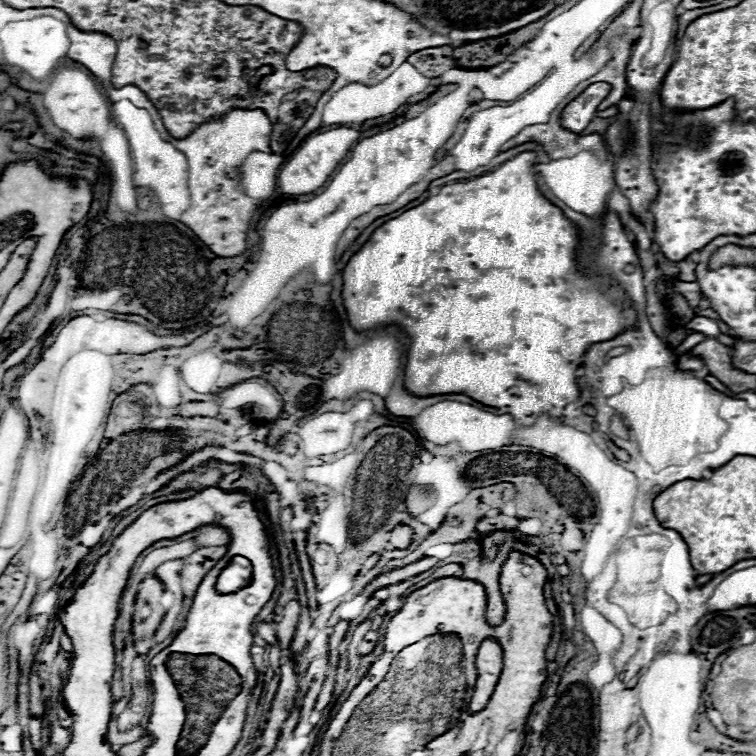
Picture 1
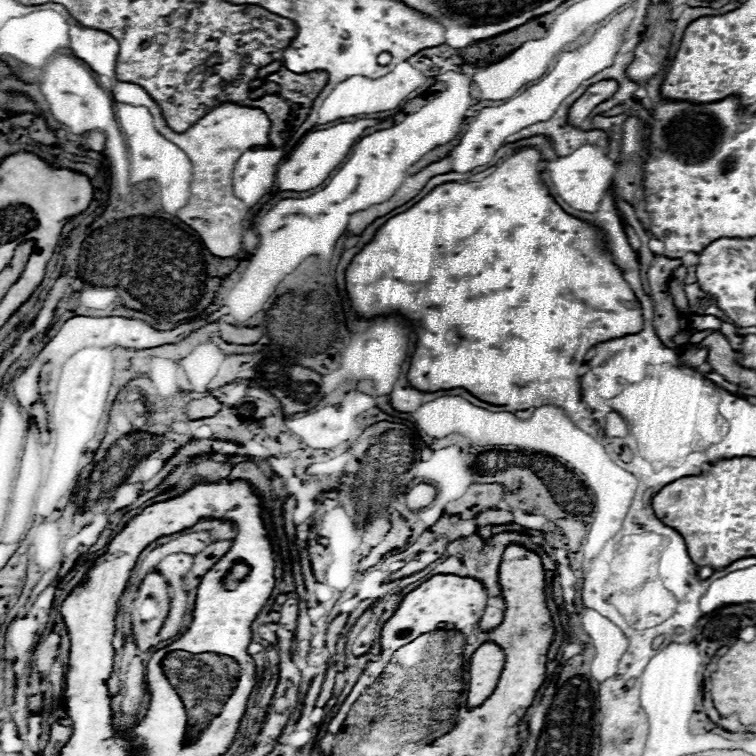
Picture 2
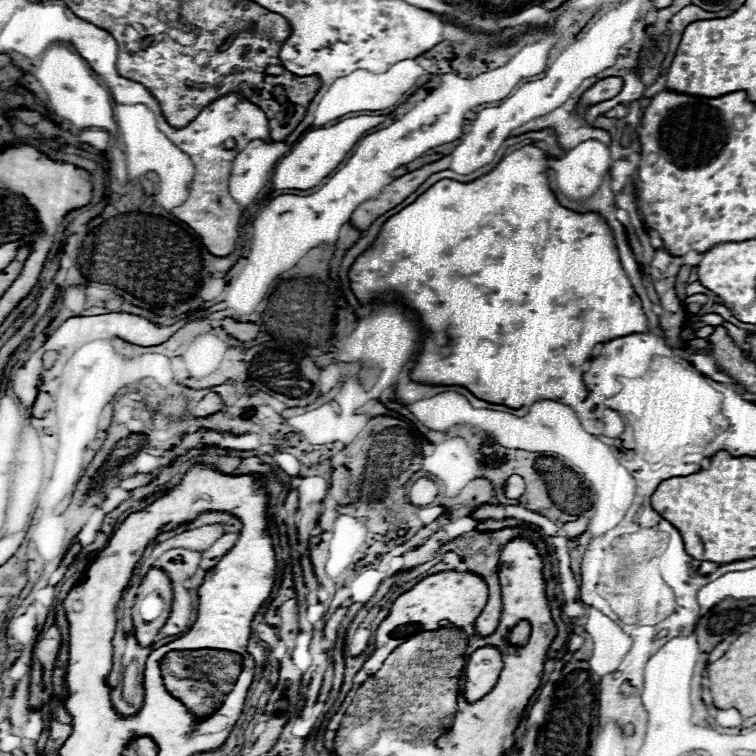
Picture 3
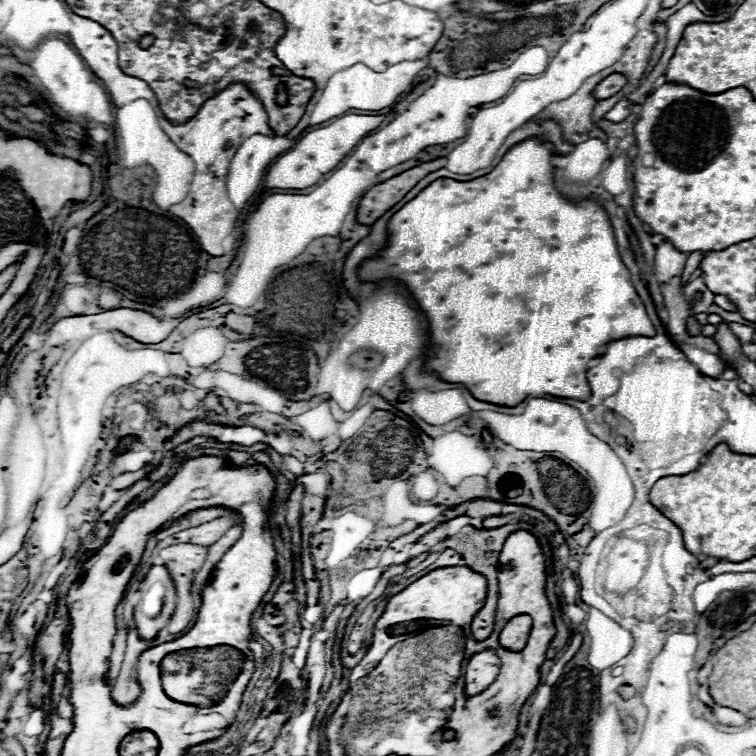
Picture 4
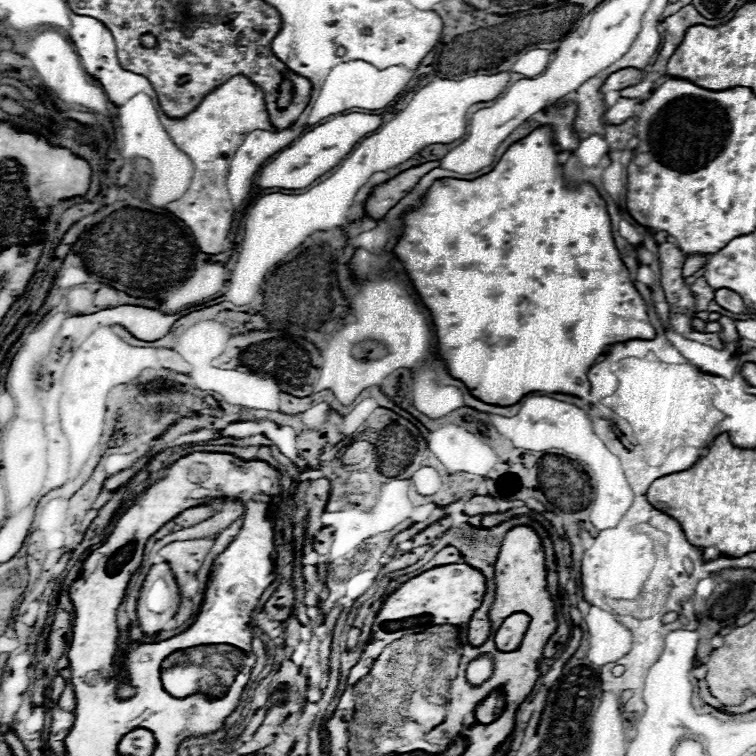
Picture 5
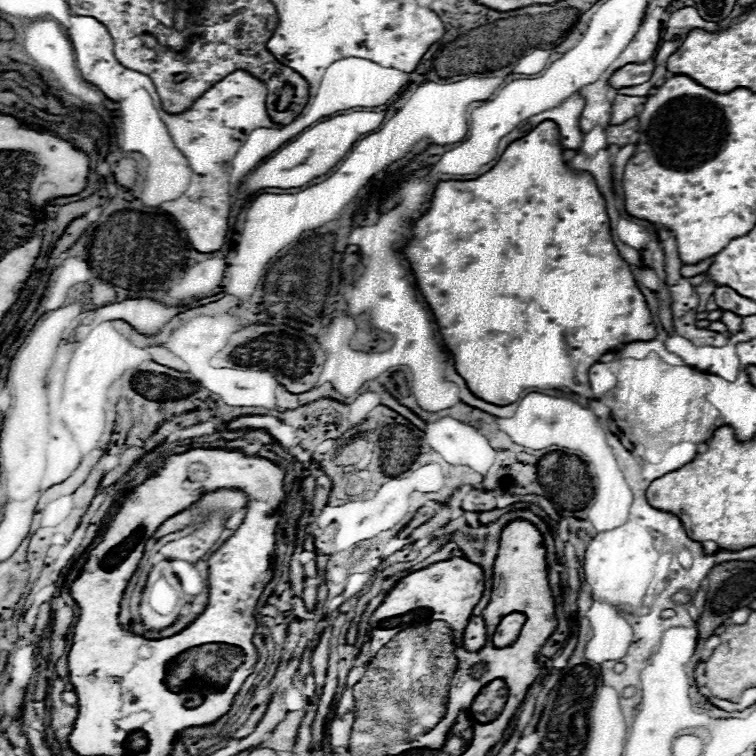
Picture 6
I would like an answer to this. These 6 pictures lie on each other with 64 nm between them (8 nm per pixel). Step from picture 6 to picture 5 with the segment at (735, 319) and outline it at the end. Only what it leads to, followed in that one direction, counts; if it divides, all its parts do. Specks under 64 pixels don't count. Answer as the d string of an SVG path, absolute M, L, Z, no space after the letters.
M722 316L718 322L720 322L720 326L722 326L720 336L722 336L722 342L724 342L724 344L730 344L730 342L738 342L738 340L740 340L740 336L738 336L738 332L736 332L736 328L734 328L734 320L732 320L732 318Z

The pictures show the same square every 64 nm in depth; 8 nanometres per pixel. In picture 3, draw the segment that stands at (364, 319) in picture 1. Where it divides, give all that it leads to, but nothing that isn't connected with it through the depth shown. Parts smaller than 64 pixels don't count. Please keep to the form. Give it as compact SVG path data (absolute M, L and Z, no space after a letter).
M524 146L512 152L510 156L506 156L490 174L478 180L472 180L472 182L440 180L428 192L424 192L414 204L390 216L384 222L376 244L372 244L352 264L348 272L350 288L362 306L384 302L390 296L394 302L408 306L420 318L422 331L425 332L416 366L412 368L412 374L410 374L414 382L432 384L432 386L464 386L480 400L486 400L492 404L504 404L510 408L532 406L534 402L540 402L540 400L560 402L566 398L578 398L578 402L582 402L588 396L588 390L582 382L580 366L588 362L592 348L612 338L620 338L624 334L640 334L646 330L646 316L642 310L642 302L636 296L632 284L628 282L628 276L624 274L620 266L616 246L612 242L612 232L608 230L606 222L598 214L576 214L560 206L548 186L546 170L548 168L546 168L544 152L536 146Z

